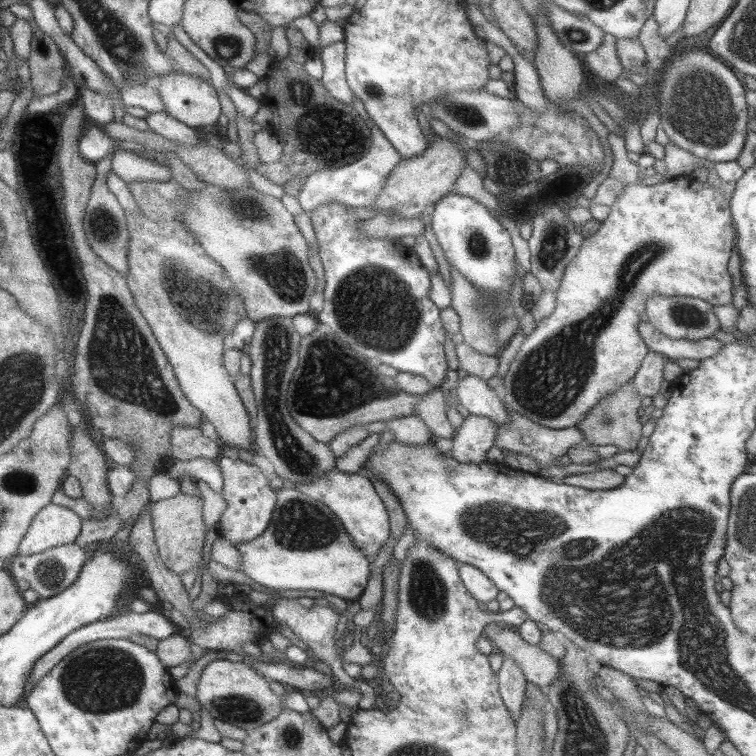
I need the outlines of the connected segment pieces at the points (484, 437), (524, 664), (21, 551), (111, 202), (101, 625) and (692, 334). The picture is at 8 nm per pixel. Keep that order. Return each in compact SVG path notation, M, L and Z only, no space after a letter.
M468 415L457 428L449 454L463 463L486 461L486 453L495 445L499 426L487 416Z
M491 622L484 625L483 633L496 650L519 664L528 682L533 682L546 690L559 675L558 658L554 658L537 645L526 643L518 632L510 630L508 626Z
M56 504L40 510L26 536L18 544L18 555L32 555L56 546L72 544L81 533L82 520L74 511Z
M110 153L96 162L96 180L91 188L91 195L88 199L85 217L84 230L87 241L91 249L114 270L124 276L128 272L128 249L129 249L129 230L123 206L119 203L117 196L108 188L106 176L112 170L112 158L114 153Z
M151 610L144 613L130 611L129 613L124 613L123 615L101 618L92 624L78 628L78 630L74 631L74 633L68 634L60 644L54 646L53 650L50 650L48 654L41 656L33 664L32 672L29 674L29 678L26 679L26 690L32 689L45 674L48 674L54 666L56 666L65 656L68 656L68 654L71 654L74 650L76 650L76 648L98 640L120 638L128 639L128 637L134 635L134 633L157 639L160 642L170 636L181 633L181 628L176 623L170 621L169 616L162 615L162 612L159 613Z
M652 293L646 302L646 316L648 320L667 337L673 339L686 339L695 341L712 336L719 330L721 322L714 313L714 306L704 300L683 297L668 296L662 293Z

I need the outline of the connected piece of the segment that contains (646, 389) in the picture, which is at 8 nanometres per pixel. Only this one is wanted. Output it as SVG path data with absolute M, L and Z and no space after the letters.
M648 351L644 357L640 368L633 376L635 389L638 394L643 396L653 397L660 392L663 387L664 380L664 365L666 357L656 351Z

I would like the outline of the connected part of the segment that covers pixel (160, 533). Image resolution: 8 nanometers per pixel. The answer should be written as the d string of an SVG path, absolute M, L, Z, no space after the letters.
M181 493L176 497L154 503L151 516L160 560L164 566L180 576L191 572L203 560L203 545L207 532L203 516L203 501L198 496Z

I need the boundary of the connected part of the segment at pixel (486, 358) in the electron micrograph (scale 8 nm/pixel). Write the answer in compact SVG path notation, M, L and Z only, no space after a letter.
M464 341L457 344L455 350L459 360L459 368L466 370L468 374L490 380L498 372L498 356L475 351Z

